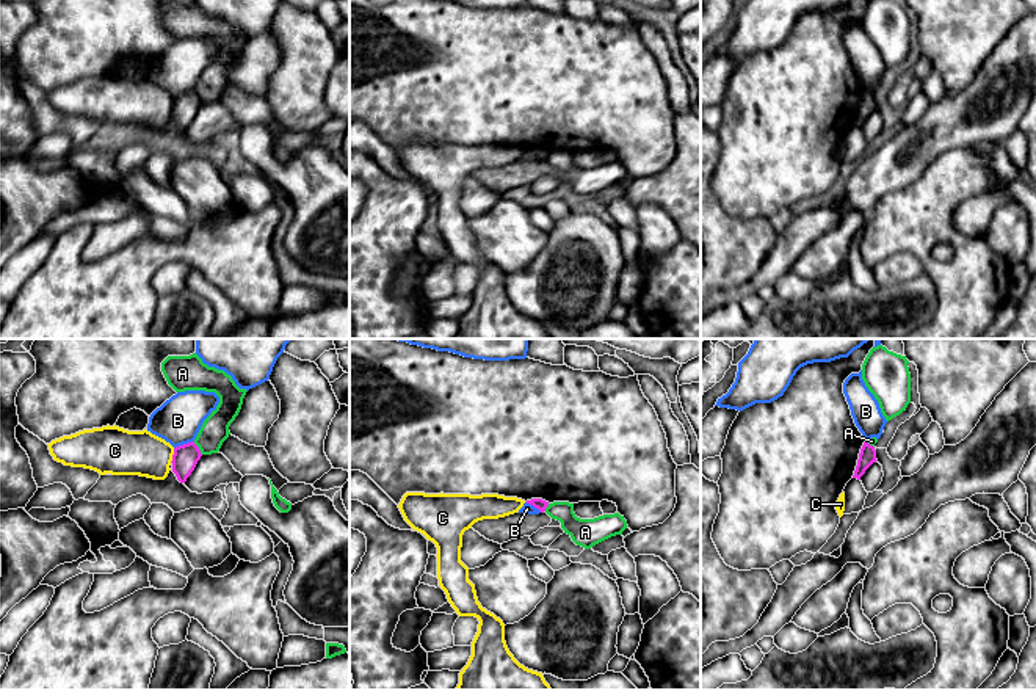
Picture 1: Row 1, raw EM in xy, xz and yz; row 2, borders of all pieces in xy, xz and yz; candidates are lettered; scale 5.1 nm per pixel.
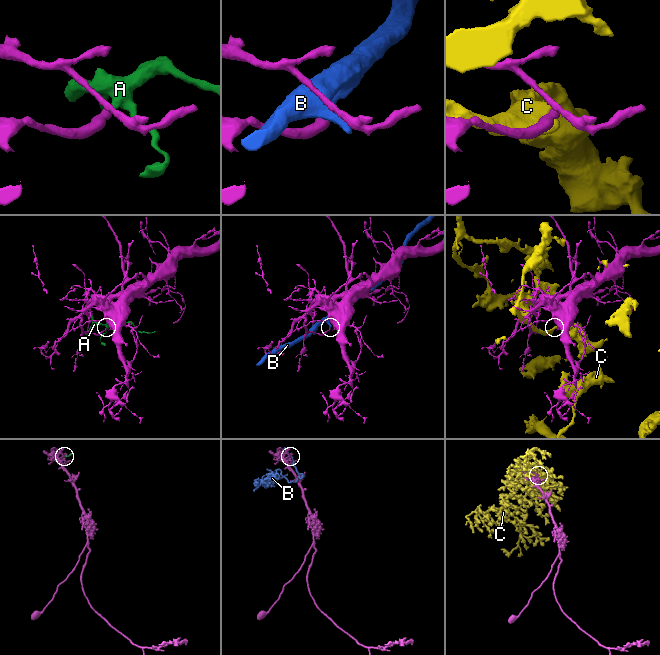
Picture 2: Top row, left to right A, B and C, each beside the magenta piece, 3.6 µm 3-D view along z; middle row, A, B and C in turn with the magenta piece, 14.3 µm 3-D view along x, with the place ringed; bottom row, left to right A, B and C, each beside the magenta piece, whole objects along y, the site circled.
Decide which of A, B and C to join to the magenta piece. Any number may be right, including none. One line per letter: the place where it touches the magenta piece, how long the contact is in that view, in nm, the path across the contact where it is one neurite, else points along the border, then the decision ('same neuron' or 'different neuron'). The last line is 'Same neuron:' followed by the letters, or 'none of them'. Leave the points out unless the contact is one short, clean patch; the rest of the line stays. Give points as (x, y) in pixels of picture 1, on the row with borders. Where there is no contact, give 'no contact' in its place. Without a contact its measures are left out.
A: meets magenta in xy at (198, 447); contact 90 nm long; border along xy (193, 441), (202, 453); different neuron
B: meets magenta in xy at (184, 444); contact 120 nm long; border along xy (193, 439), (174, 449); different neuron
C: meets magenta in xy at (173, 455); contact 80 nm long; different neuron
Same neuron: none of them

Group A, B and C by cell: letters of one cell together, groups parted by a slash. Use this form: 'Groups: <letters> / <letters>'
Groups: A / B / C

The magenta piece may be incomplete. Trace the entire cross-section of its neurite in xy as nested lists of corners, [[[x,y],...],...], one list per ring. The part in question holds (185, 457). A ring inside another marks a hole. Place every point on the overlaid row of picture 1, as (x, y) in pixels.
[[[193,442],[179,445],[174,448],[172,455],[172,472],[176,474],[180,483],[185,483],[187,478],[194,470],[197,461],[201,459],[202,453],[199,447]]]

